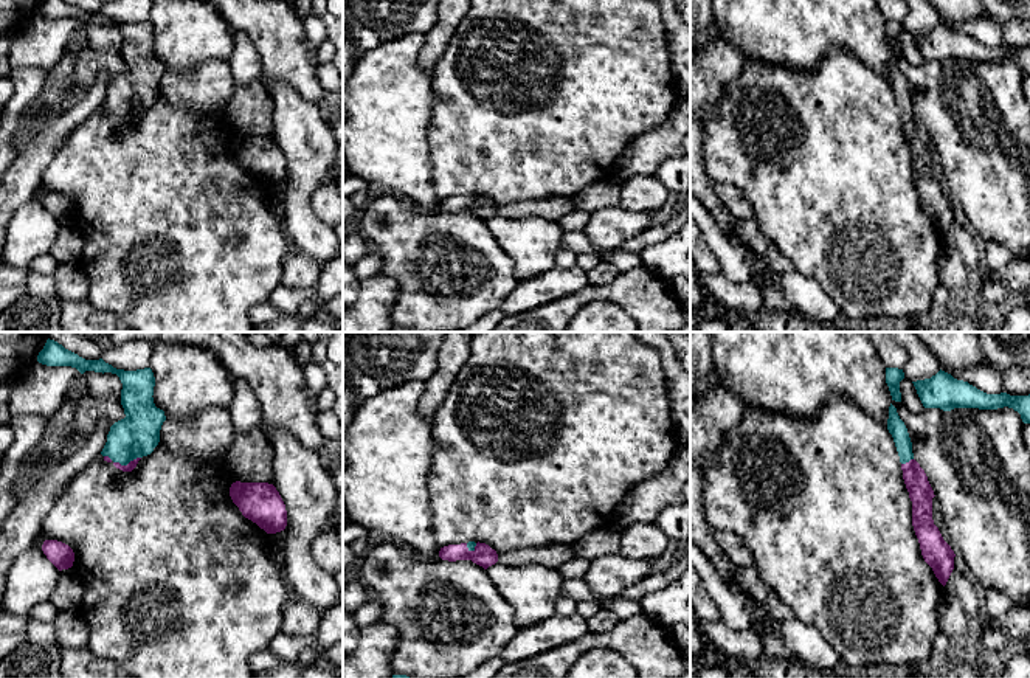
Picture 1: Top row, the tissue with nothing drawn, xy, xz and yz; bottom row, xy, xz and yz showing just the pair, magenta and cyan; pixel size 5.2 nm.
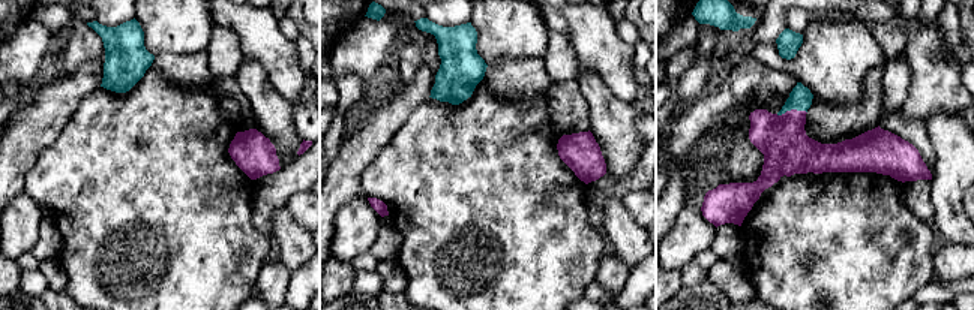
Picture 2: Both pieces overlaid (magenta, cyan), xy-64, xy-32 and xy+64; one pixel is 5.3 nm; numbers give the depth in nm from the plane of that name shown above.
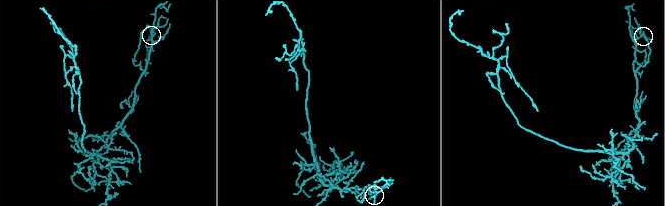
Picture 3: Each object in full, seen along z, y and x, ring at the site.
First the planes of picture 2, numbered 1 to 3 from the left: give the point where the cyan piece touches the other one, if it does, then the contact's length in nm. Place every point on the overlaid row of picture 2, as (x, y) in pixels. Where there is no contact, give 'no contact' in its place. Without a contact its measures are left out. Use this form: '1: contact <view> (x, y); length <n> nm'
1: no contact
2: no contact
3: contact xy+64 (791, 110); length 170 nm

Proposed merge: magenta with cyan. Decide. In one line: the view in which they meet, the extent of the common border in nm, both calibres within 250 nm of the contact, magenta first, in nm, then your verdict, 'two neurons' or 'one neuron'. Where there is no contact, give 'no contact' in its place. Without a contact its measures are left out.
xy | 190 nm | 50/220 nm | one neuron

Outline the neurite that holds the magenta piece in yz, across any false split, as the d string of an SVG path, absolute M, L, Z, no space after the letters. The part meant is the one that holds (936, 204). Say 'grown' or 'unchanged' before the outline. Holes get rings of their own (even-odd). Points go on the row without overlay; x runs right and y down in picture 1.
grown | M890 56L887 82L893 90L906 141L912 154L912 178L920 195L925 214L932 220L938 234L945 239L954 222L954 203L943 192L932 172L934 143L925 123L914 112L912 95L897 61Z

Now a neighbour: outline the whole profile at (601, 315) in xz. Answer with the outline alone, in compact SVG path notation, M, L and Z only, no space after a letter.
M599 299L582 307L565 332L638 332L638 326L622 307Z

